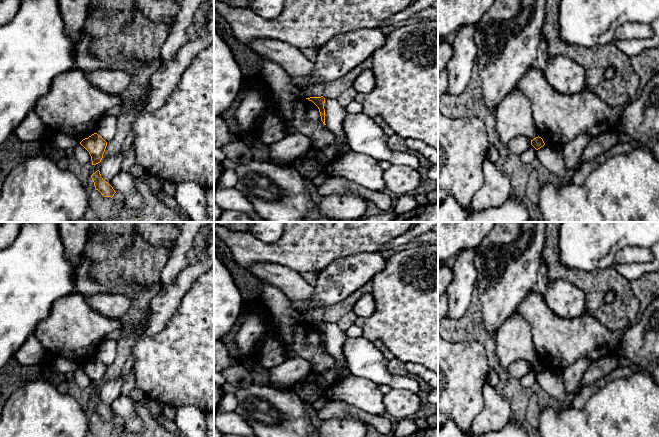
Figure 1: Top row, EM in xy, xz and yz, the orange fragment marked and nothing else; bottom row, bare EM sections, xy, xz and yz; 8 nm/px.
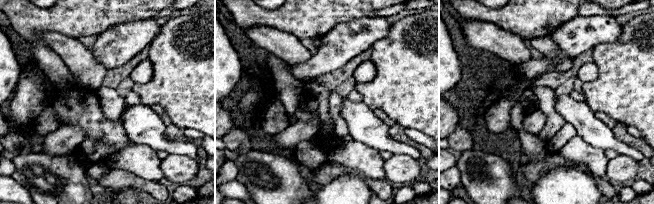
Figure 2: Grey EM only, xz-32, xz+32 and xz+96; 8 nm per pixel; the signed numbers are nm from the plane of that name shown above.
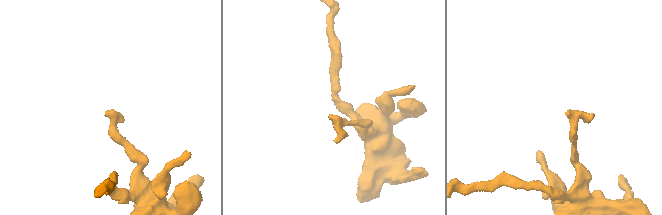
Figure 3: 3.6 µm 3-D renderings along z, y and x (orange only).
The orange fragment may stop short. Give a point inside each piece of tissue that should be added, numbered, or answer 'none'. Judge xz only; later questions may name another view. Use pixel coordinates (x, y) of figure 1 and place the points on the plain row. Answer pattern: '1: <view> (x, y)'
none

